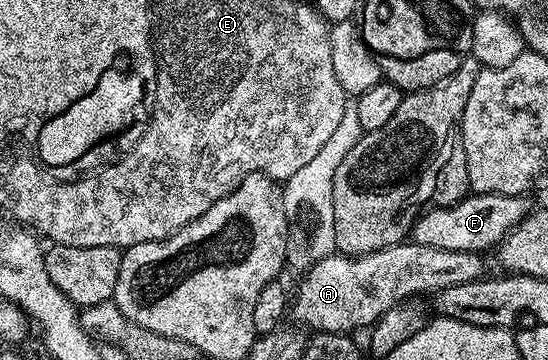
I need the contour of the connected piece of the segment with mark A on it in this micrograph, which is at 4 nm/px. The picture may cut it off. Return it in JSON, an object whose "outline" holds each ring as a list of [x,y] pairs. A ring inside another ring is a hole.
{"outline":[[[414,243],[390,245],[360,257],[328,255],[302,274],[303,282],[296,293],[294,290],[289,313],[301,324],[312,325],[315,333],[351,335],[356,332],[354,329],[366,330],[374,325],[385,311],[414,298],[411,297],[414,293],[433,295],[445,287],[457,287],[457,283],[469,283],[484,276],[483,259],[478,253],[445,251]]]}

